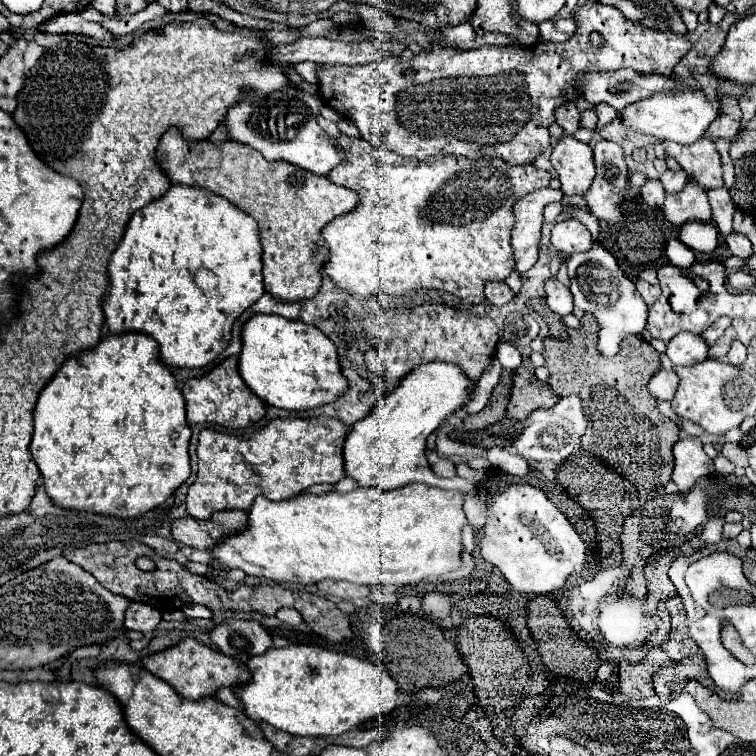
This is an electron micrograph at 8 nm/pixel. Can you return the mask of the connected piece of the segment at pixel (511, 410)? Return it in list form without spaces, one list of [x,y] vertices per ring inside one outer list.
[[[523,356],[523,364],[517,368],[513,378],[507,416],[513,420],[525,420],[533,410],[553,408],[557,400],[559,396],[549,388],[549,384],[537,380],[529,356]]]

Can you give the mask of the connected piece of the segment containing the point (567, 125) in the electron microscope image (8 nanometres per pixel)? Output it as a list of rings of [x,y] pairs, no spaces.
[[[567,102],[567,104],[559,106],[555,110],[555,118],[557,118],[557,124],[563,126],[565,134],[571,134],[573,136],[579,130],[579,118],[581,116],[579,116],[579,110],[577,110],[575,102]]]

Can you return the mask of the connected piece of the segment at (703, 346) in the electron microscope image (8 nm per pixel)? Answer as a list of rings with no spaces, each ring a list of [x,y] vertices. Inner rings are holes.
[[[679,332],[669,344],[665,354],[675,366],[693,366],[697,362],[707,360],[709,344],[693,332]]]

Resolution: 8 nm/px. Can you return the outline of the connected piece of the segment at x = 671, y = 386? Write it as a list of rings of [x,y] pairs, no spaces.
[[[659,368],[655,376],[649,380],[649,390],[657,400],[671,400],[673,392],[677,390],[677,384],[679,384],[679,376],[675,370]]]

